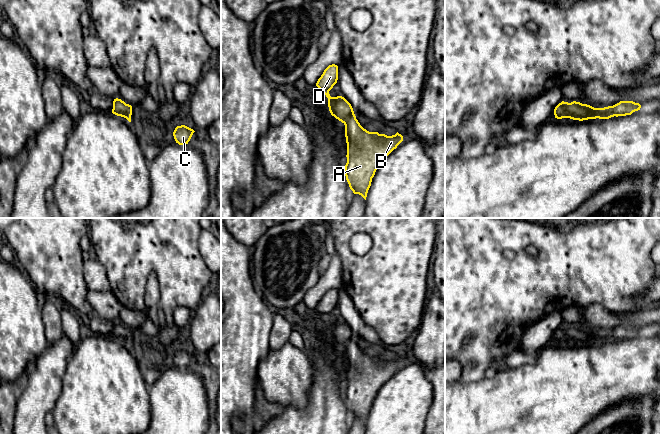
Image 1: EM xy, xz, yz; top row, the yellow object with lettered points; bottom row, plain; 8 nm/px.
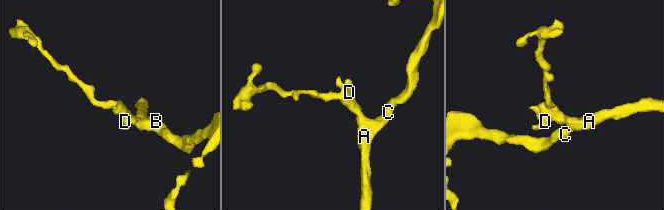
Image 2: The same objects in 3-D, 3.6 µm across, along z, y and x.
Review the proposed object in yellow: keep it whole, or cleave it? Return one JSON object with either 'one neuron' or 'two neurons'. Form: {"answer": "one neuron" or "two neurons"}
{"answer": "one neuron"}

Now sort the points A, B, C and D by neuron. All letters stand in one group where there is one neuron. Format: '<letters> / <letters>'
A B C D

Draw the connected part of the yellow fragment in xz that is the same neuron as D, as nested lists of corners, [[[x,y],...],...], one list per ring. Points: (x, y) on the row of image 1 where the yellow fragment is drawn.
[[[329,65],[318,79],[316,86],[328,98],[328,107],[332,116],[345,125],[345,137],[347,143],[347,163],[345,165],[345,176],[350,189],[354,194],[361,195],[365,200],[371,186],[372,178],[375,175],[380,163],[403,141],[403,136],[398,132],[395,135],[387,136],[378,132],[369,132],[364,129],[354,114],[351,104],[342,96],[331,97],[329,91],[337,83],[338,66]]]

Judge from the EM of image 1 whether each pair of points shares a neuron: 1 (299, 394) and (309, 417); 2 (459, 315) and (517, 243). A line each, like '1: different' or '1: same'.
1: different
2: same

